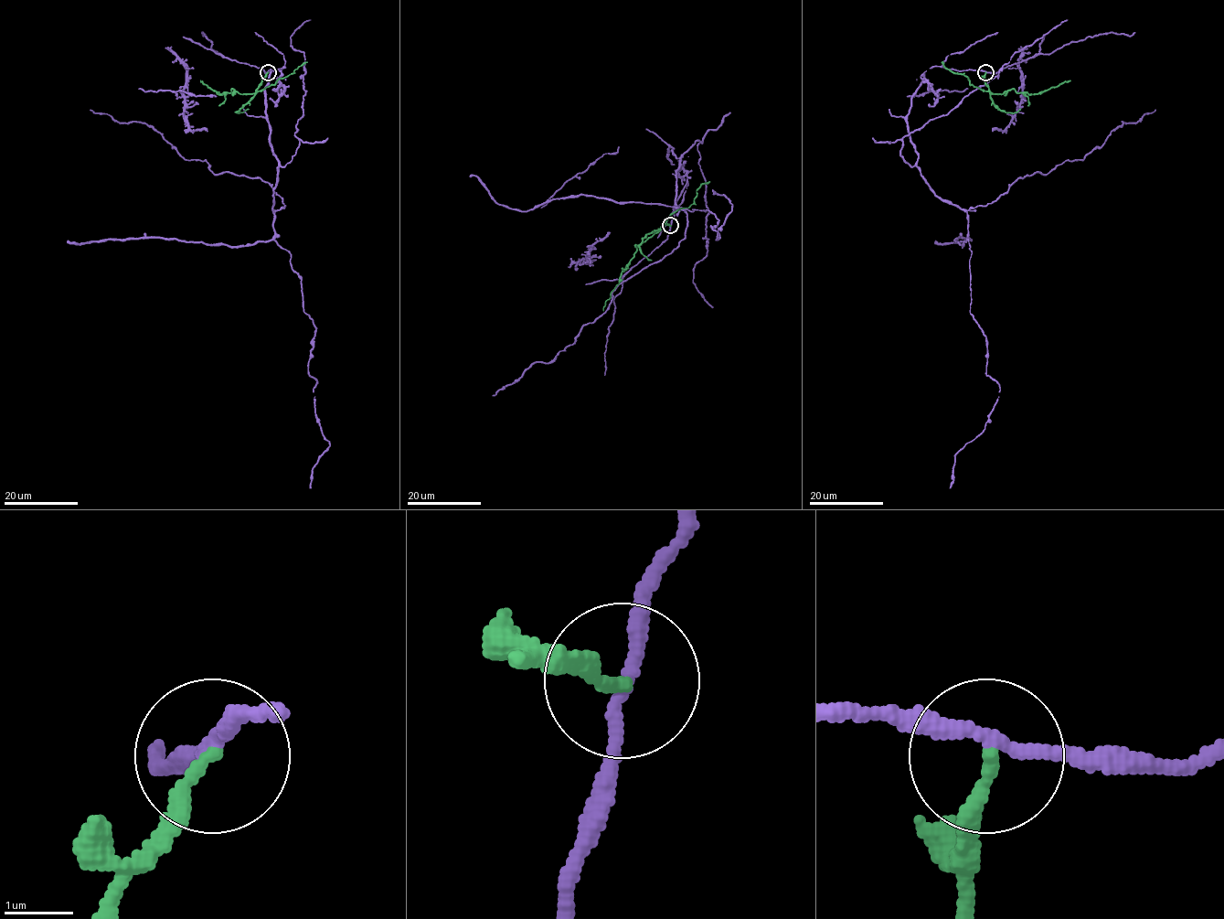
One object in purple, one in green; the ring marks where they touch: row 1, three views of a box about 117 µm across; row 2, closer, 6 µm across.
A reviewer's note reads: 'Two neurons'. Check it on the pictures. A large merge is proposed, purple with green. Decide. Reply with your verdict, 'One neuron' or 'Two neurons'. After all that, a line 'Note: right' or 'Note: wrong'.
Two neurons
Note: right

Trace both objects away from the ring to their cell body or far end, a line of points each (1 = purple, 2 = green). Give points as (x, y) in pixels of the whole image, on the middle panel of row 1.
1: (670, 225), (686, 182), (670, 146), (681, 156), (675, 208), (708, 210), (717, 240), (732, 204), (713, 190)
2: (670, 225), (665, 224), (638, 246), (602, 310)

